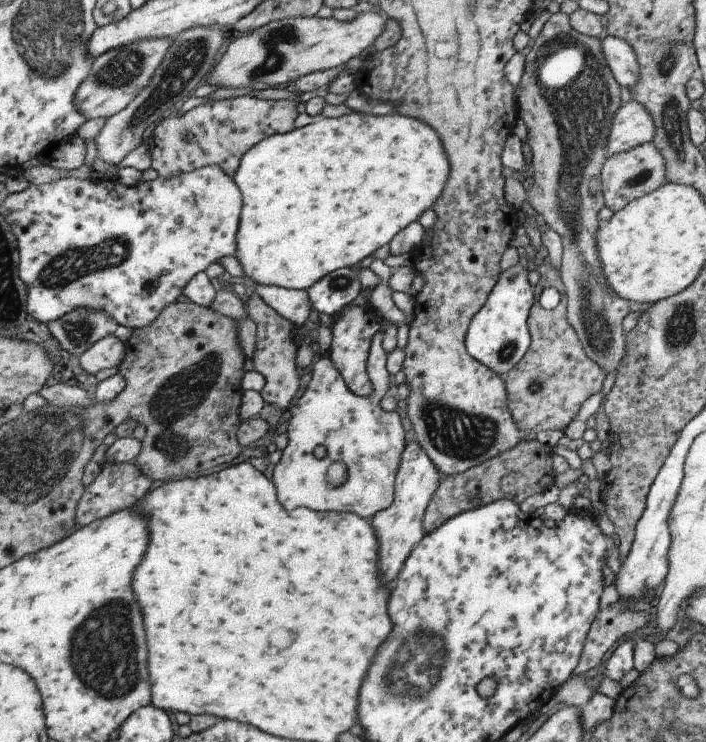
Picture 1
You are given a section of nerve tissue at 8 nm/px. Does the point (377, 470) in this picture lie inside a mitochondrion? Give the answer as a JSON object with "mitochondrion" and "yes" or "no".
{"mitochondrion":"no"}

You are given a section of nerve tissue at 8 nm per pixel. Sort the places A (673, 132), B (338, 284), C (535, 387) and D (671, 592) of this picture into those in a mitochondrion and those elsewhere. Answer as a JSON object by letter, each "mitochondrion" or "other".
{"A":"mitochondrion","B":"mitochondrion","C":"mitochondrion","D":"other"}

